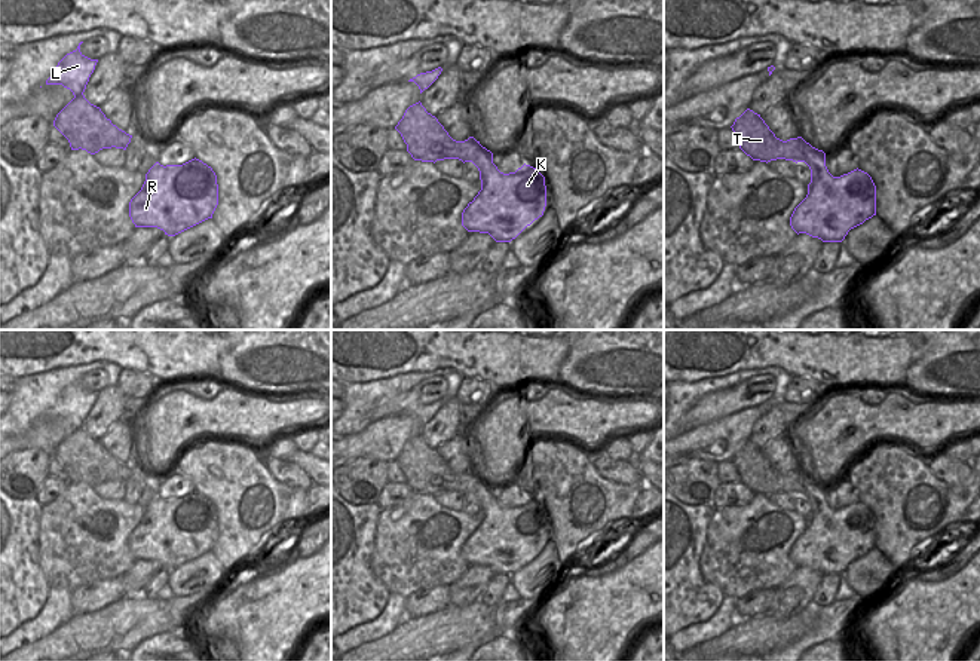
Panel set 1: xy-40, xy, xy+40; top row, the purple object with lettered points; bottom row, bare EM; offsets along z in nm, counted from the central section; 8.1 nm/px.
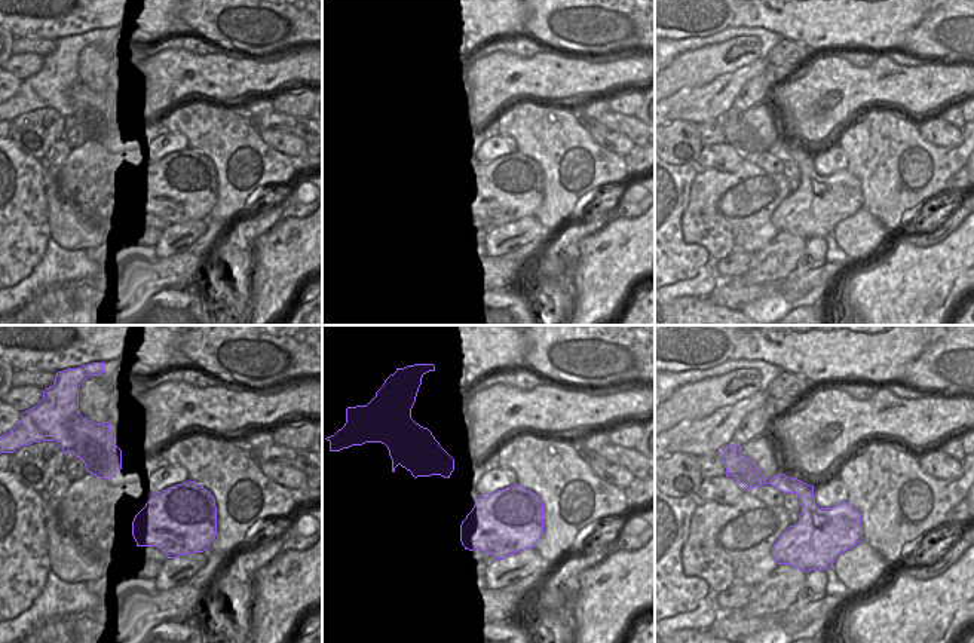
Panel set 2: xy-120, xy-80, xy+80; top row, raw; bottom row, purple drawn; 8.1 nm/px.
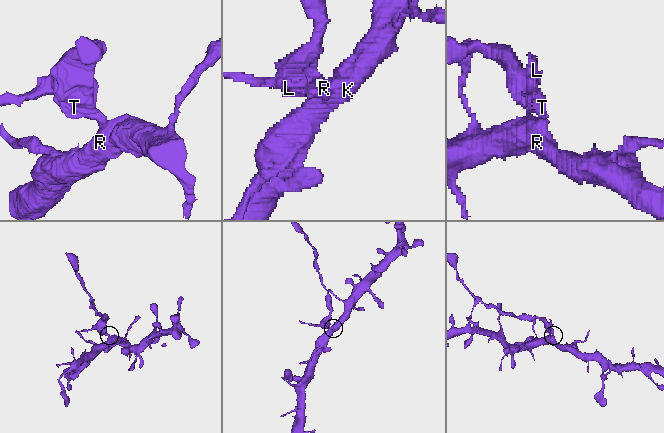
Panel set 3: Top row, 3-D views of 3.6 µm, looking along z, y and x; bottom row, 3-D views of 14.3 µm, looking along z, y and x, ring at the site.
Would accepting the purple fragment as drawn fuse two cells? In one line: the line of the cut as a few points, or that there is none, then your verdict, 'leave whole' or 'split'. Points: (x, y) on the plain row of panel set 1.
cut in xy along (480, 477), (478, 487), (474, 492), (462, 493); split

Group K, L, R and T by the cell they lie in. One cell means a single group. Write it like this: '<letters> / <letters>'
K R / L T

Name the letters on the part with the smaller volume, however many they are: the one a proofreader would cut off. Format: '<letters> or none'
L, T

